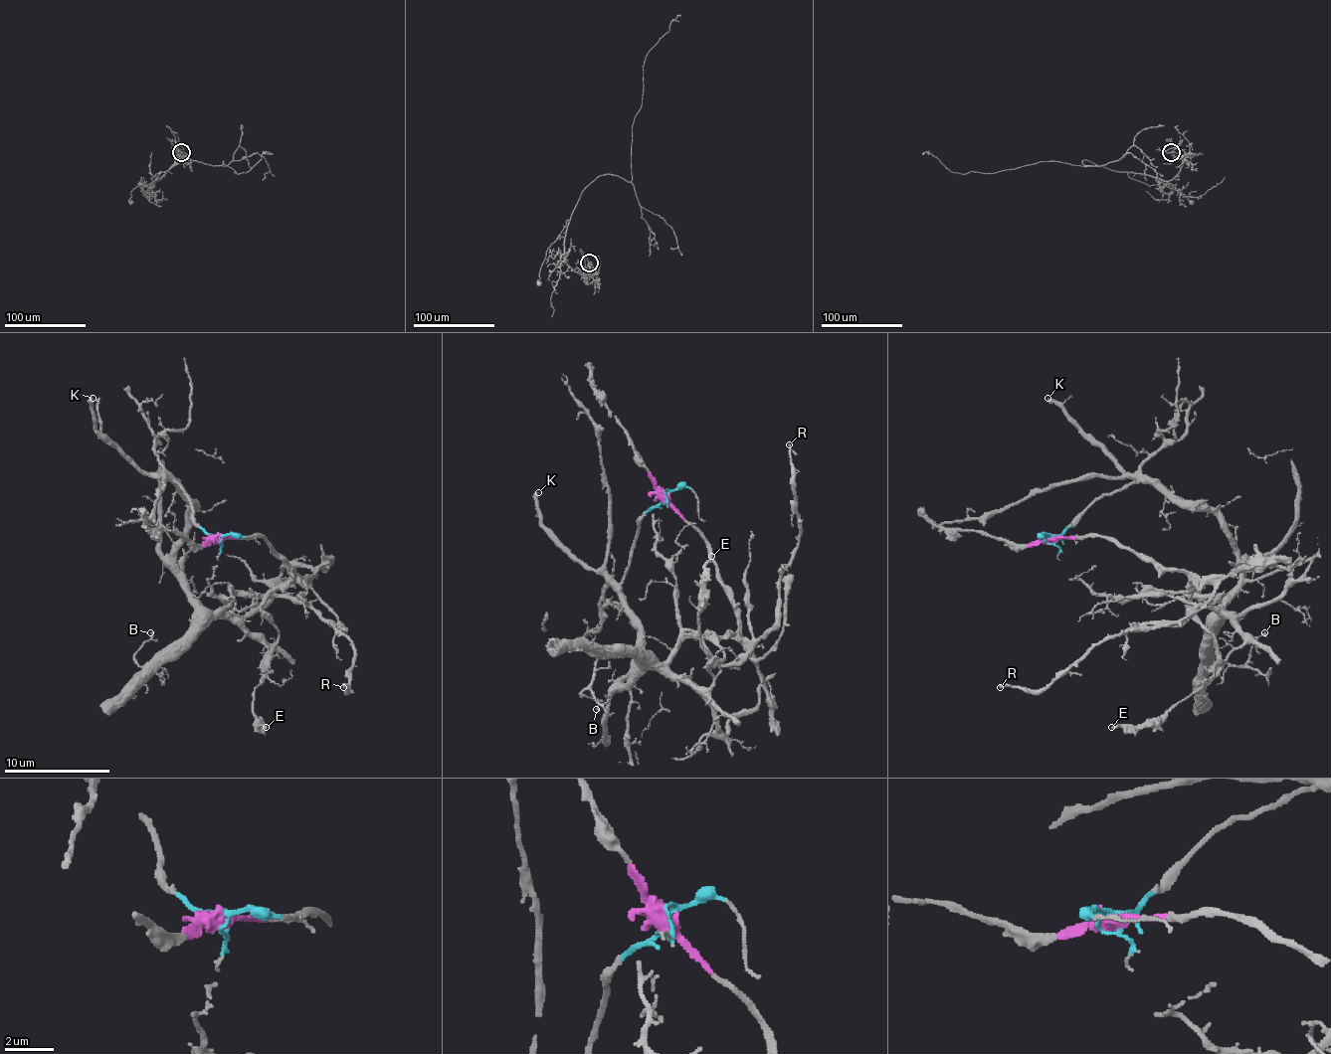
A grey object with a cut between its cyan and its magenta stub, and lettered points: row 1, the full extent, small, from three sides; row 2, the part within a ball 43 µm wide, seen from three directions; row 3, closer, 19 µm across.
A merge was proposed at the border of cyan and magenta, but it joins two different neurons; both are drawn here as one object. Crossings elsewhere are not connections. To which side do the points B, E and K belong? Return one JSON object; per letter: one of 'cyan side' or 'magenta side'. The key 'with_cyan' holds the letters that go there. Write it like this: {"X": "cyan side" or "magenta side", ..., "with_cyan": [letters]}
{"B": "cyan side", "E": "magenta side", "K": "cyan side", "with_cyan": ["B", "K"]}

